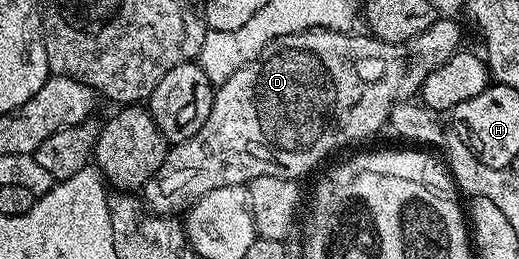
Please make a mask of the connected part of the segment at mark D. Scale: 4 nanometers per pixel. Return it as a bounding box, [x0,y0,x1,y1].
[144,18,462,217]

